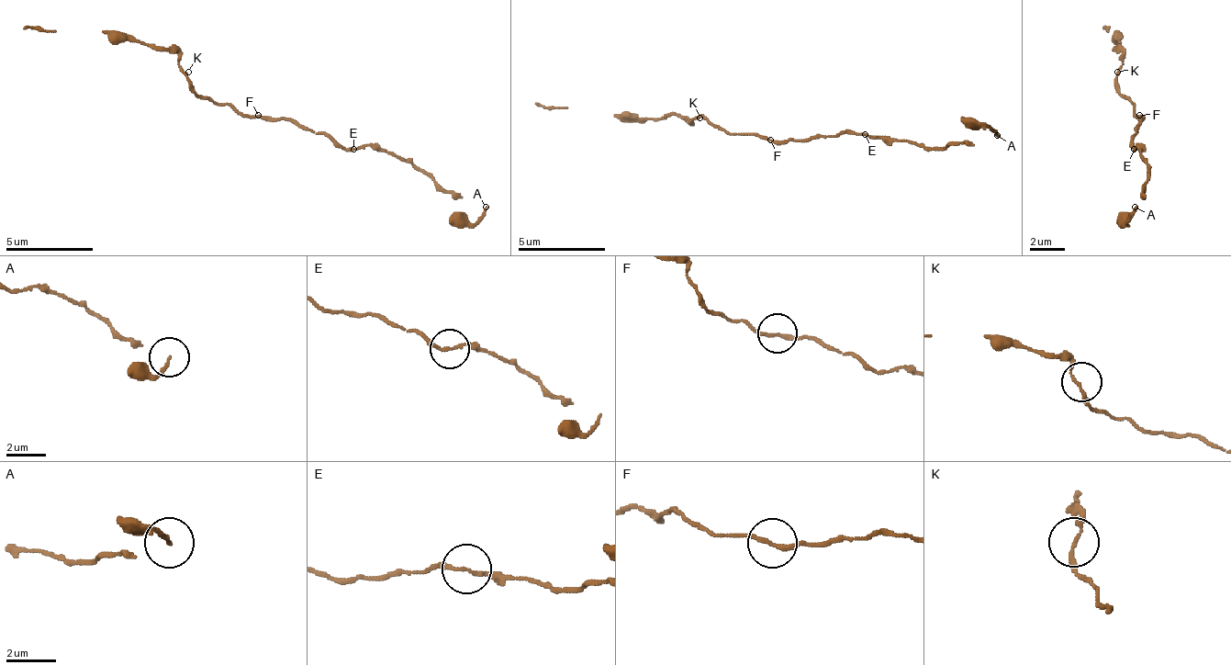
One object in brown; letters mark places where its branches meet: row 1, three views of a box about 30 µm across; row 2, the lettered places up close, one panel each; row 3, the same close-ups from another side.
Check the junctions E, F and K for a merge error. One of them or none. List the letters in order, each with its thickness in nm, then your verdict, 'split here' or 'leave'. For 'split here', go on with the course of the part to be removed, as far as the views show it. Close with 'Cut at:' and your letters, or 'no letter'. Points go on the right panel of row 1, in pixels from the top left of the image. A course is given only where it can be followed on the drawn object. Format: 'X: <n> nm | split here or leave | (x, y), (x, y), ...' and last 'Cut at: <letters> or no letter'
E: 140 nm | leave
F: 180 nm | leave
K: 140 nm | leave
Cut at: no letter

